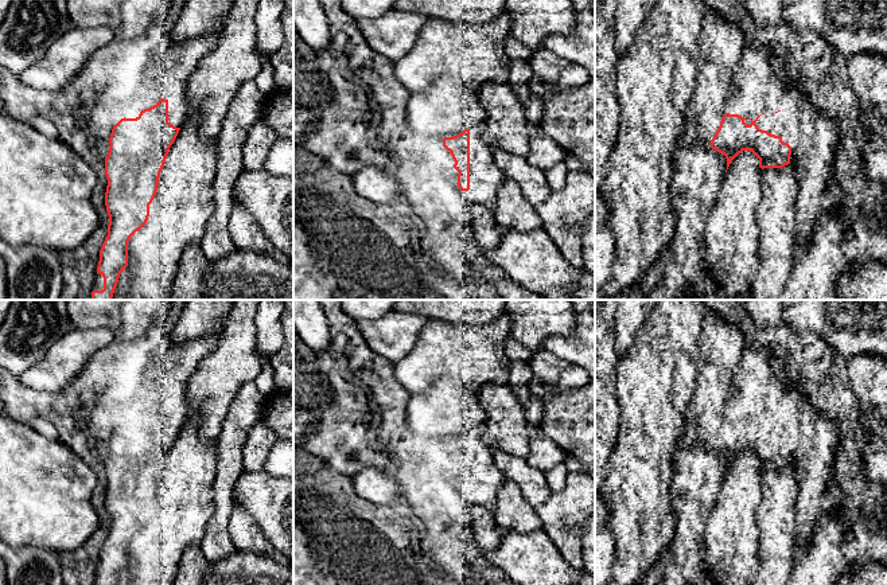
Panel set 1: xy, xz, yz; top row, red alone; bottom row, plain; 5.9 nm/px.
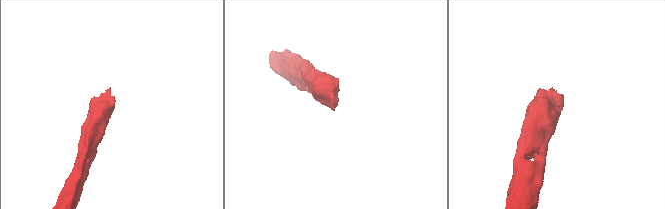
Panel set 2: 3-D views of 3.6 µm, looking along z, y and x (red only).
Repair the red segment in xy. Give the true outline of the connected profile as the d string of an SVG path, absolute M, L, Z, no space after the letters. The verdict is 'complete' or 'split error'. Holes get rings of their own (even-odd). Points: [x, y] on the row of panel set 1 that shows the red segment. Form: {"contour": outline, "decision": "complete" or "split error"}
{"contour": "M218 35L171 46L168 50L168 98L160 98L156 105L144 109L136 118L121 118L112 129L109 152L105 159L108 179L105 206L109 215L108 235L100 250L97 274L93 284L92 300L112 300L121 272L128 266L128 242L148 221L160 172L164 167L170 147L180 128L168 122L176 118L184 122L190 114L188 81L199 61L218 43Z", "decision": "split error"}

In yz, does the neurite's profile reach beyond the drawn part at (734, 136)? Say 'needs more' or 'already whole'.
needs more

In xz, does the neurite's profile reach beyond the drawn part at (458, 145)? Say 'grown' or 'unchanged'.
grown

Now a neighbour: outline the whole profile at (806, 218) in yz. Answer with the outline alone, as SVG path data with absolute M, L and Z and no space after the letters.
M797 199L795 227L798 243L809 238L812 229L817 222L818 214L813 208L801 204Z

